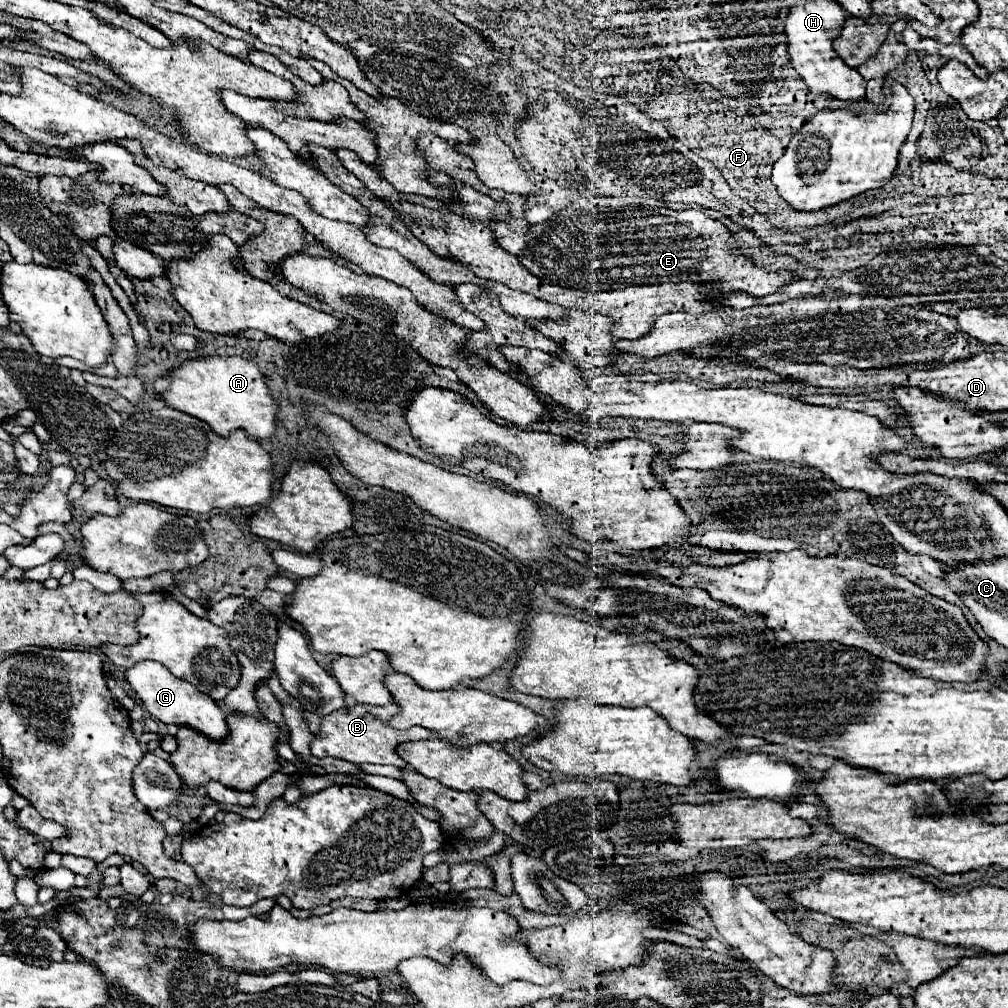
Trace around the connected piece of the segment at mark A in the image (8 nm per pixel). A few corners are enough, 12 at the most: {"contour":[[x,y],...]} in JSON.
{"contour":[[242,357],[170,369],[160,399],[220,437],[270,437],[276,403]]}

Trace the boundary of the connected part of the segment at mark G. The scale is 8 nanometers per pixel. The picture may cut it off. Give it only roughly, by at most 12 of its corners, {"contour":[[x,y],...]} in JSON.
{"contour":[[156,661],[126,671],[144,709],[212,741],[226,715],[206,693]]}

